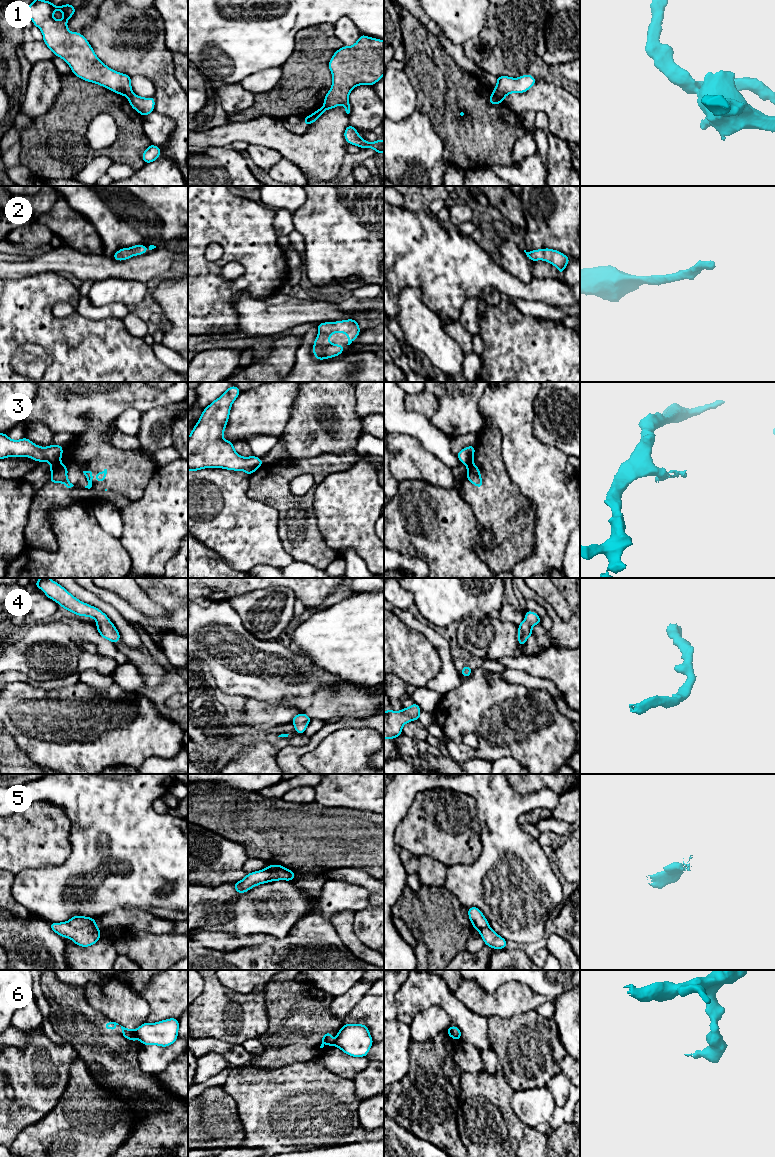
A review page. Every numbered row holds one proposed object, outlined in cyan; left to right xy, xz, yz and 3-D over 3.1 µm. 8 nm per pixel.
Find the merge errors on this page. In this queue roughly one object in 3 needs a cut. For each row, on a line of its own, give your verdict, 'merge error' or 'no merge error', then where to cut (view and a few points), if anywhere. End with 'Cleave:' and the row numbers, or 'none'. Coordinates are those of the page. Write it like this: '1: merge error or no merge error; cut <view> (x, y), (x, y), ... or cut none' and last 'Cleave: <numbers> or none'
1: merge error; cut yz (493, 91), (503, 99)
2: no merge error; cut none
3: merge error; cut xy (60, 457), (51, 464)
4: no merge error; cut none
5: no merge error; cut none
6: merge error; cut xy (134, 1031), (137, 1036)
Cleave: 1, 3, 6

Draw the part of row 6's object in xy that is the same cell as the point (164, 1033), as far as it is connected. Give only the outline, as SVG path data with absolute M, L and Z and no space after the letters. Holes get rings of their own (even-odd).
M169 1018L156 1023L145 1022L135 1029L141 1044L168 1047L178 1038L179 1021Z

